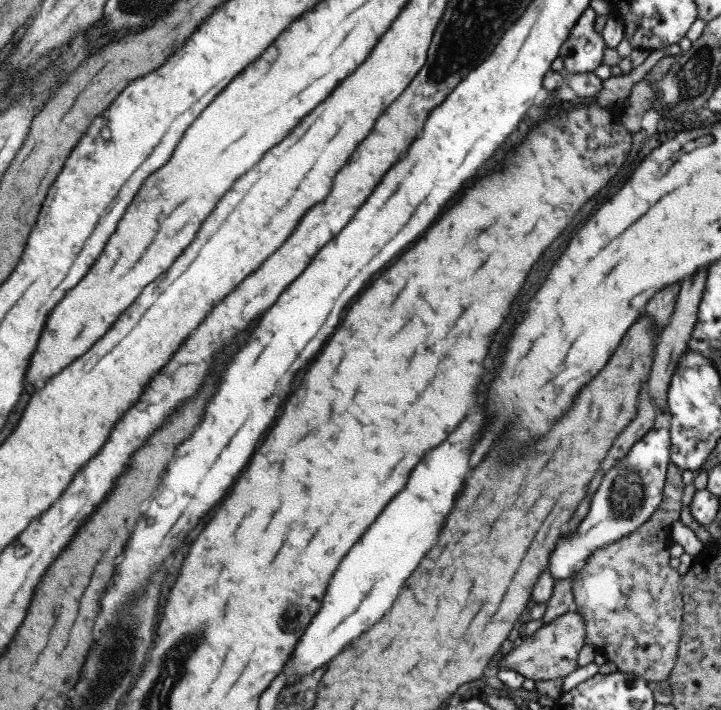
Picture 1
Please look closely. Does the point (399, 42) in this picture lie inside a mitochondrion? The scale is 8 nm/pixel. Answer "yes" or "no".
no

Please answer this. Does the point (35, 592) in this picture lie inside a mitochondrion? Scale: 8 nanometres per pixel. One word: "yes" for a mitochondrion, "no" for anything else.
no

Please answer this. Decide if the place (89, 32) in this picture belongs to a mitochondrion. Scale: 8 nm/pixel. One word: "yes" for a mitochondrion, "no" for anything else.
no

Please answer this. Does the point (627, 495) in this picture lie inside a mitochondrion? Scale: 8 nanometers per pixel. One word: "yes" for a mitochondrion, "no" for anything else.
yes

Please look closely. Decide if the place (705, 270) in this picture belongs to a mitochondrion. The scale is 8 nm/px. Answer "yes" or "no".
no

